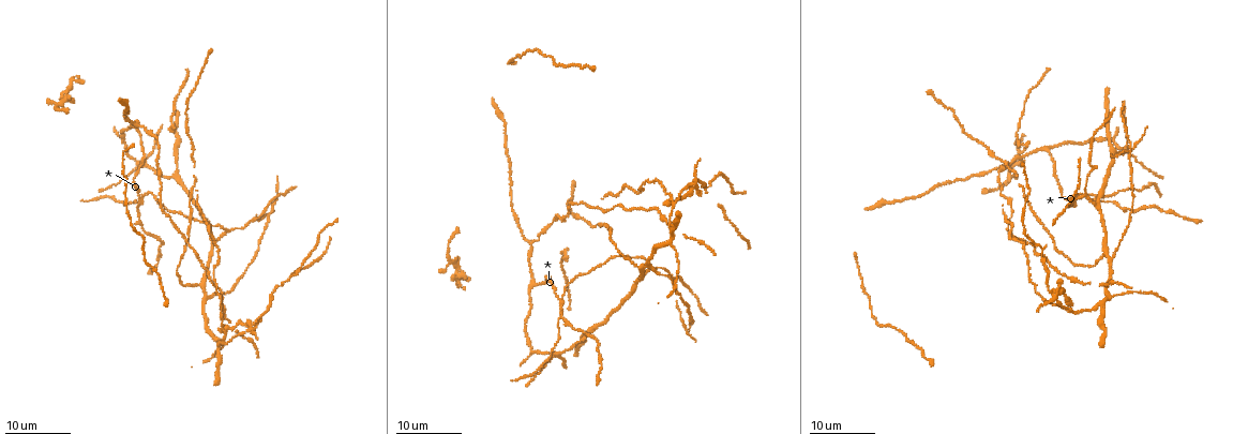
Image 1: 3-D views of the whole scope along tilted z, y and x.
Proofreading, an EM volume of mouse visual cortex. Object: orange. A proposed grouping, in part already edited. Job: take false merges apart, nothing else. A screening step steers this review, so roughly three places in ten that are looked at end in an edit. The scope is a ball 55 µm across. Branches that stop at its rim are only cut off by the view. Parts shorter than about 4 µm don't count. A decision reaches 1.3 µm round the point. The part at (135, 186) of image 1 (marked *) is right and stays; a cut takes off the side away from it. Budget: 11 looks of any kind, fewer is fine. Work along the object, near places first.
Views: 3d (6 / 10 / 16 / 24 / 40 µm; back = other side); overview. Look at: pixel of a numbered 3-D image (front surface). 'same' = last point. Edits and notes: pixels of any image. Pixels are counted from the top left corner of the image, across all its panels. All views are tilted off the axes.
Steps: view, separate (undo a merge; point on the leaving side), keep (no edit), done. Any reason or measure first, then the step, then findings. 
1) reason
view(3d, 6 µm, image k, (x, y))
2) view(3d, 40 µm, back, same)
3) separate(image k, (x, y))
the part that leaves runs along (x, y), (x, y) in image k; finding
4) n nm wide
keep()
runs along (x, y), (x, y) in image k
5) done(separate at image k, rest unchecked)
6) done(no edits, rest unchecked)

four or more arms meet
view(3d, 24 µm, image 1, (1095, 197))

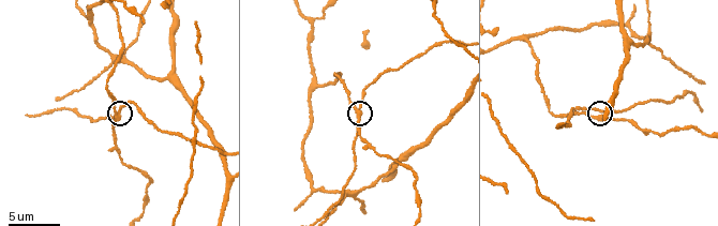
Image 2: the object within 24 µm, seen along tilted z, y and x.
view(3d, 6 µm, image 2, (120, 112))

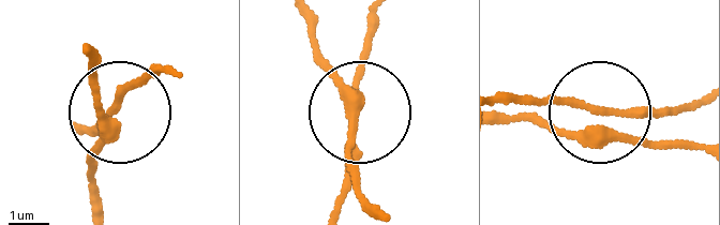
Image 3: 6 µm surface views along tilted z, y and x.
keep()
runs along (86, 47), (98, 101), (118, 114), (86, 159), (87, 182) in image 3; all the same neuron

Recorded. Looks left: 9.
three arms meet
view(3d, 16 µm, image 1, (653, 268))

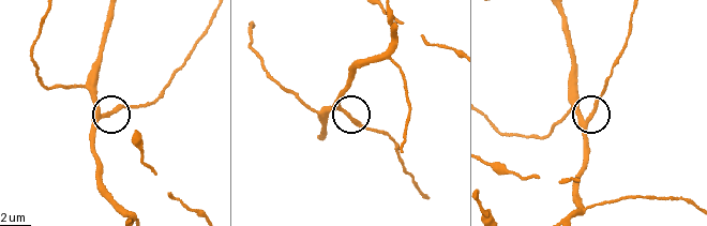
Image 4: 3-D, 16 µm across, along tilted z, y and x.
view(3d, 10 µm, image 4, (344, 114))

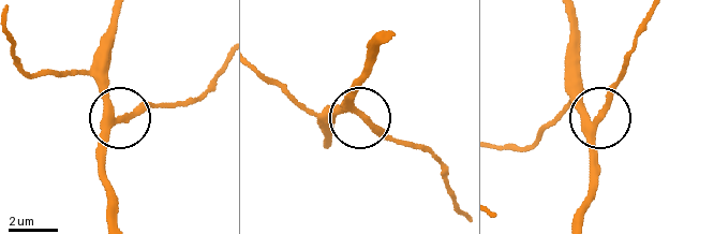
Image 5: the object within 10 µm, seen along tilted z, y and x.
3 arms
keep()
all the same neuron

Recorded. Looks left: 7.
looks like a crossing
view(3d, 24 µm, image 1, (692, 187))

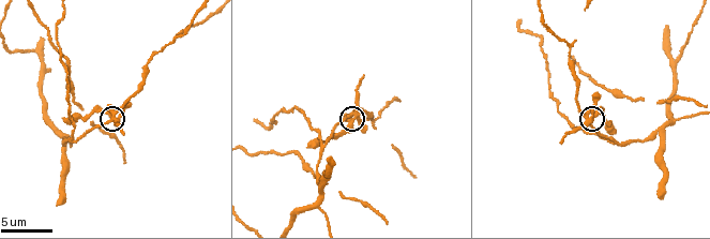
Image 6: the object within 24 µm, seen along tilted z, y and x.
closer look
view(3d, 10 µm, image 6, (349, 124))

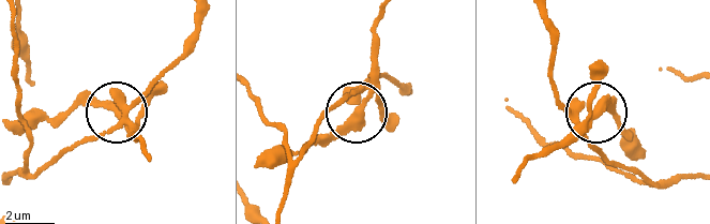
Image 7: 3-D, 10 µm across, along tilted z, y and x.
separate(image 7, (361, 122))
the part that leaves runs along (362, 88), (333, 130), (258, 161) in image 7; a second neuron is stuck on

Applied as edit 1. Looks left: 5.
a fork
view(3d, 16 µm, image 6, (622, 146))

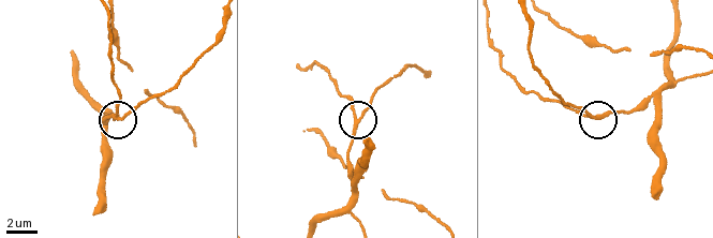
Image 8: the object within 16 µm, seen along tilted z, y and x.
side arm 29 µm; 3 arms
keep()
one neuron here

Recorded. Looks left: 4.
branch point
view(3d, 16 µm, image 1, (1085, 194))

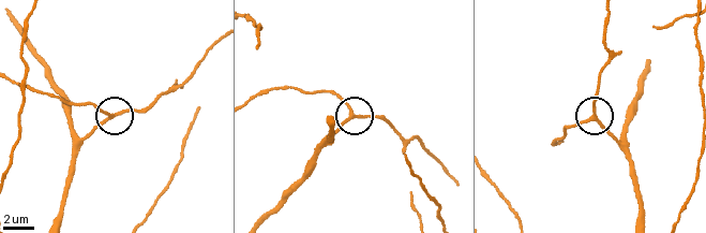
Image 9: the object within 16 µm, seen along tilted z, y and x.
view(3d, 10 µm, image 9, (351, 117))

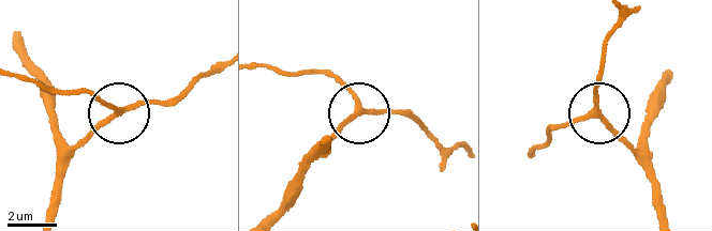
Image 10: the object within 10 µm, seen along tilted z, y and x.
200 nm wide
keep()
runs along (20, 74), (55, 91), (92, 93), (117, 111), (174, 104) in image 10; continuous, no second neuron

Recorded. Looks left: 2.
done(separate at image 7, rest unchecked)

